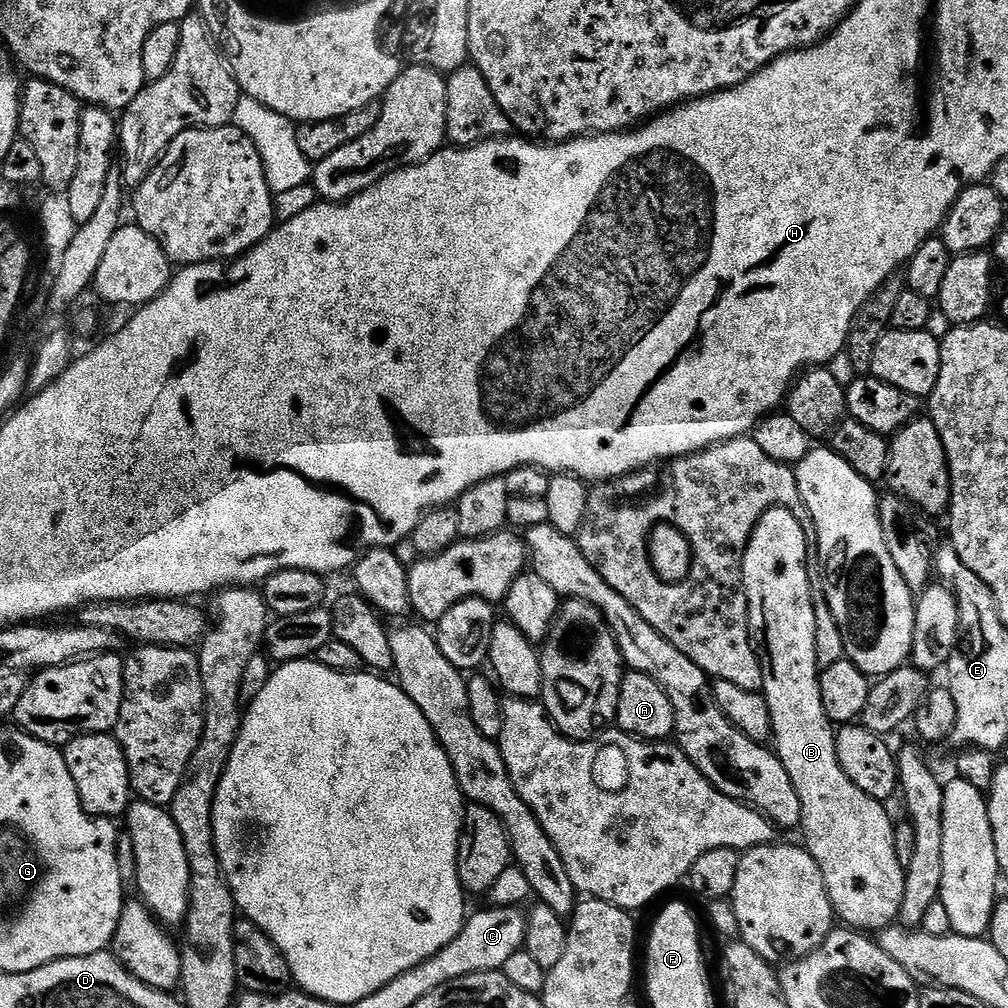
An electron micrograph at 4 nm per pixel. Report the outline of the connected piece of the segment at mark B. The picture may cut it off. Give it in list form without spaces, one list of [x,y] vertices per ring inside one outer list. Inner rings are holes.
[[[771,508],[760,519],[750,538],[742,566],[744,589],[748,595],[748,635],[764,671],[762,691],[770,706],[774,751],[782,766],[786,766],[786,774],[790,774],[794,790],[798,790],[798,798],[802,802],[803,847],[807,848],[814,862],[818,862],[818,870],[822,870],[833,913],[839,919],[841,916],[847,927],[865,934],[879,934],[885,928],[893,927],[900,919],[902,894],[906,894],[906,868],[898,862],[898,850],[894,846],[896,824],[888,817],[884,809],[887,807],[881,801],[862,794],[862,790],[846,778],[846,770],[842,770],[838,762],[837,729],[822,706],[822,669],[816,664],[814,585],[808,577],[808,563],[806,534],[798,518],[794,518],[794,514],[785,508]]]

